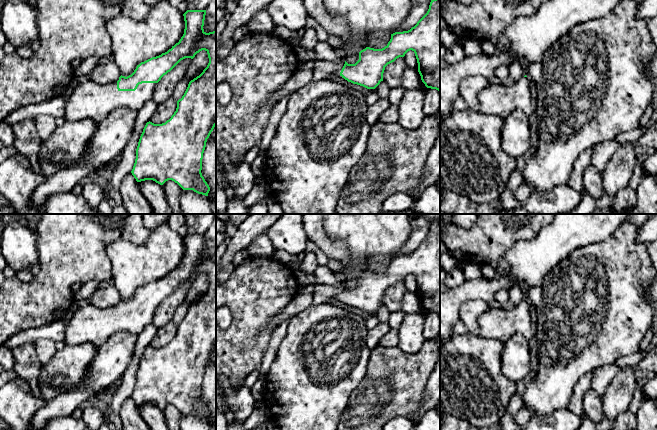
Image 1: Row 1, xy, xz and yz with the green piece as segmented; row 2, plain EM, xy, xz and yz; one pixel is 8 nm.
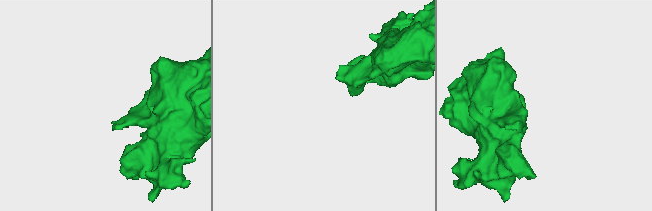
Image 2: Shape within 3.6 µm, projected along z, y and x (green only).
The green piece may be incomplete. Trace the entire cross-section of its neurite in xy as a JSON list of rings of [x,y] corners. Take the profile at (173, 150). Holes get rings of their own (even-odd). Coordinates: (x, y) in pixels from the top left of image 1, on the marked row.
[[[187,10],[183,16],[185,21],[184,34],[171,49],[159,56],[152,57],[137,65],[134,72],[125,77],[120,76],[117,80],[106,84],[98,84],[93,81],[82,80],[80,85],[74,89],[65,102],[65,118],[68,122],[76,122],[82,119],[93,119],[96,122],[104,120],[111,111],[117,108],[128,108],[139,110],[153,98],[153,90],[161,78],[170,72],[181,60],[193,59],[197,53],[205,50],[208,54],[209,63],[203,72],[191,80],[181,99],[177,101],[177,108],[169,120],[162,124],[147,122],[140,136],[136,149],[136,159],[131,171],[137,182],[153,180],[163,185],[172,180],[183,190],[193,190],[198,194],[208,196],[210,187],[202,176],[202,159],[207,139],[216,126],[216,30],[206,33],[203,29],[206,10]]]

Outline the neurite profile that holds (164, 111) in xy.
[[[173,98],[158,104],[155,113],[150,119],[154,124],[162,124],[171,118],[177,108],[177,101]]]

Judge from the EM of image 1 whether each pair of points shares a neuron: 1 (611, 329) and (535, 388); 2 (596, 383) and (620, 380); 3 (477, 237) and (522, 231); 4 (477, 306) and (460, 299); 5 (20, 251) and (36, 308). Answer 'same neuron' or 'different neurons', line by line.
1: same neuron
2: different neurons
3: same neuron
4: different neurons
5: different neurons

